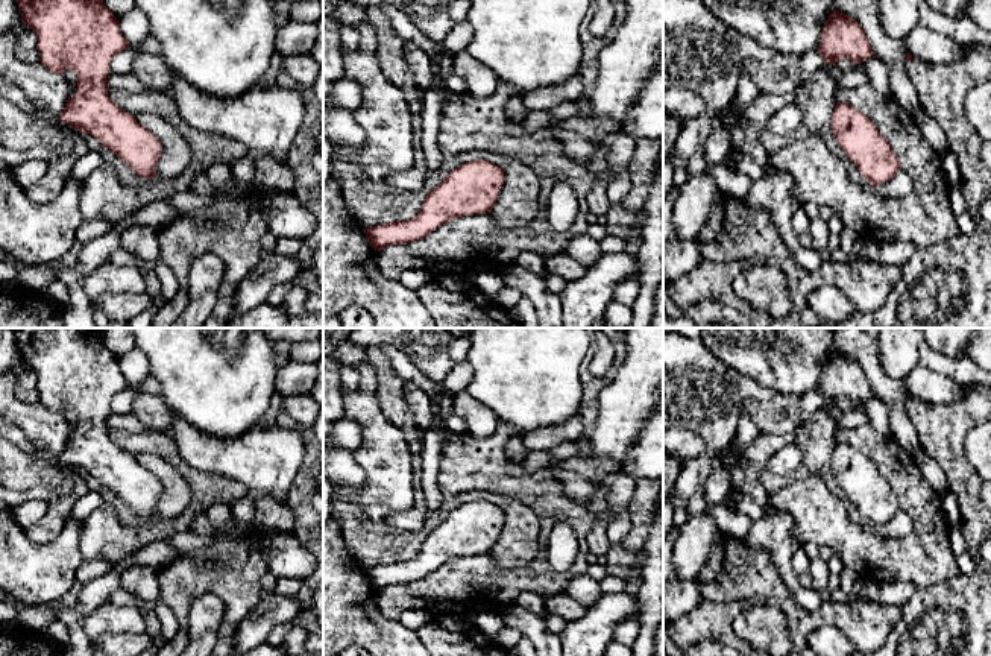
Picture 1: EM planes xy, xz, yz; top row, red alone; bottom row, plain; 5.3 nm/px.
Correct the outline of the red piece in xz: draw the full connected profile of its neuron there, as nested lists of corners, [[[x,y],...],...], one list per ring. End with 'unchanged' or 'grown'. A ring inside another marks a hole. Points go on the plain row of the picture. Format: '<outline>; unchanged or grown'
[[[470,501],[452,509],[425,538],[419,553],[405,562],[364,568],[376,591],[425,579],[448,560],[492,551],[504,525],[504,512],[489,501]]]; unchanged

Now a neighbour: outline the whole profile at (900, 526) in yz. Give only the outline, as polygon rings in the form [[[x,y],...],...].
[[[898,510],[888,522],[873,527],[873,531],[879,538],[904,538],[912,533],[912,527],[911,516],[904,510]]]

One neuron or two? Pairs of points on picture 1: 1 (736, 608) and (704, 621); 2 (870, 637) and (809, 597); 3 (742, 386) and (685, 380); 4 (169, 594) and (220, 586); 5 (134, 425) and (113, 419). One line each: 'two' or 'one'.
1: one
2: two
3: one
4: one
5: one

